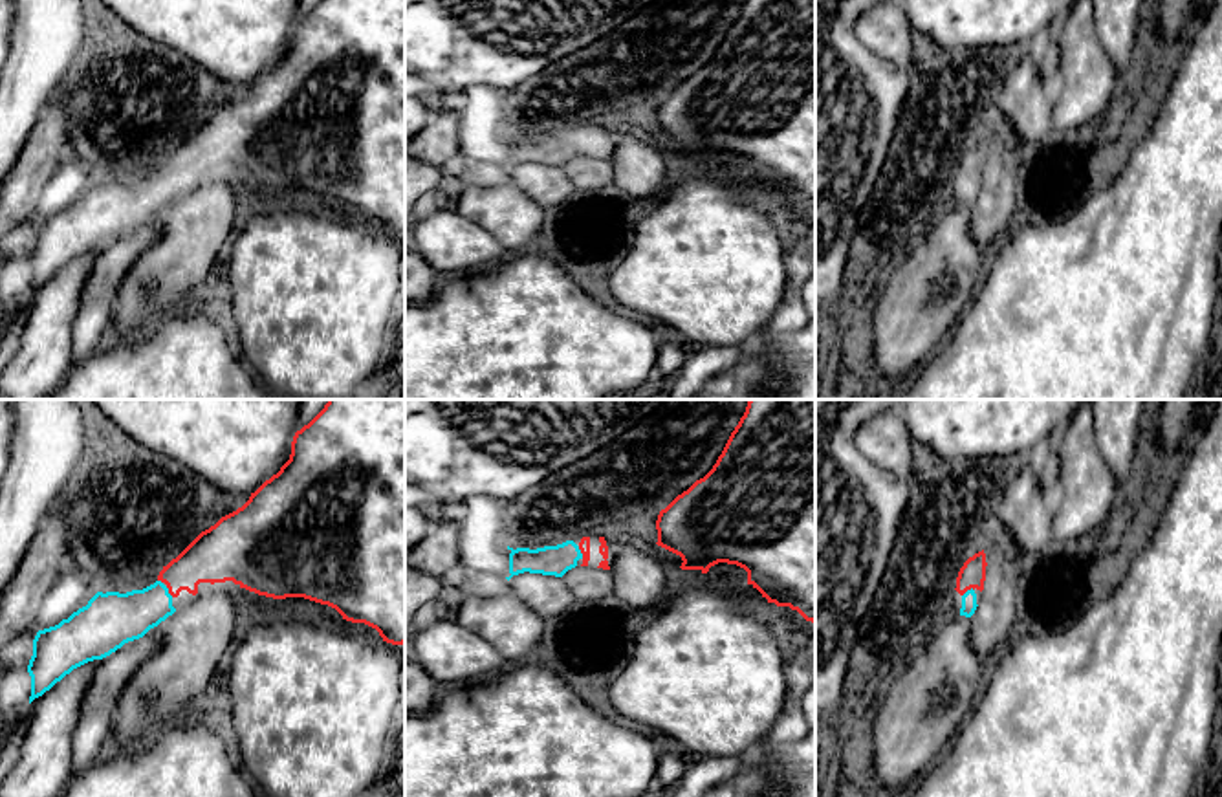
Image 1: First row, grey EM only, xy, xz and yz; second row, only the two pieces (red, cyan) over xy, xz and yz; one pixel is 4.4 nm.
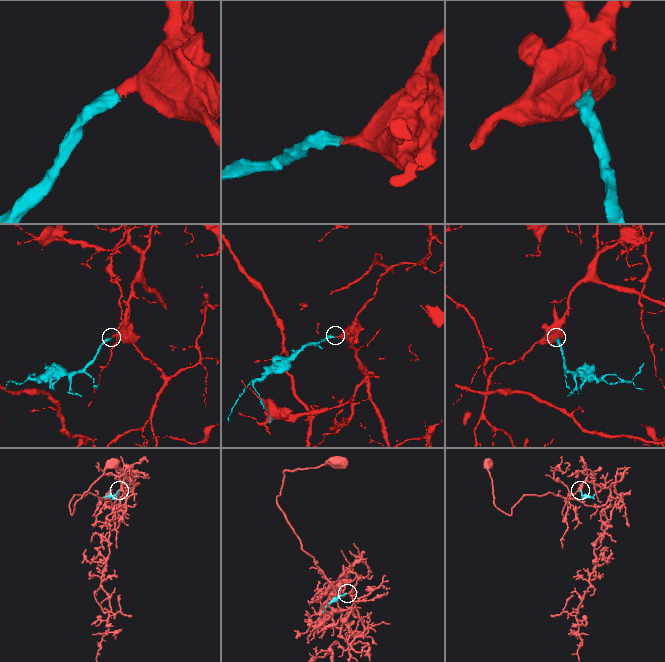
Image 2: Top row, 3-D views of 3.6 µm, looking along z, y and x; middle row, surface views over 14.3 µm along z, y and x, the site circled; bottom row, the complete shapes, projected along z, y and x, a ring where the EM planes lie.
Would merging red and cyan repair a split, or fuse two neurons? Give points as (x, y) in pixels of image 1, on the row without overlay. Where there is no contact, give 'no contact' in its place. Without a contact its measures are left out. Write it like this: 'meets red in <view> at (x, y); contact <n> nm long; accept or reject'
meets red in xz at (581, 141); contact 60 nm long; accept

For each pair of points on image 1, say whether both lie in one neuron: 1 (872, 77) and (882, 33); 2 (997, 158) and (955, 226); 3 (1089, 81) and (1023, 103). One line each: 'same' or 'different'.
1: different
2: different
3: different

